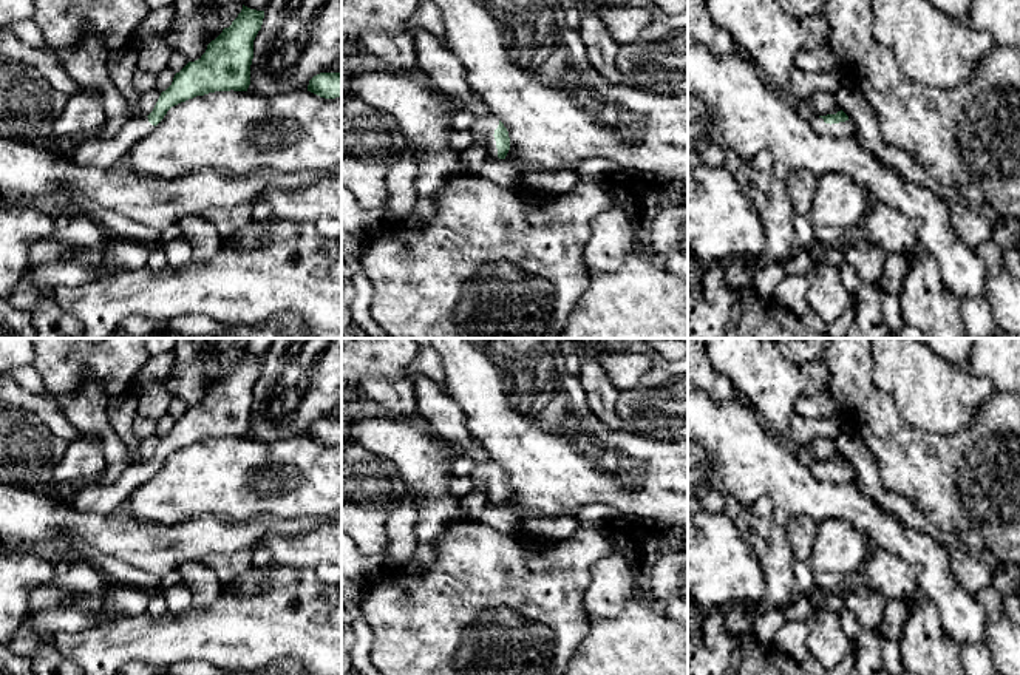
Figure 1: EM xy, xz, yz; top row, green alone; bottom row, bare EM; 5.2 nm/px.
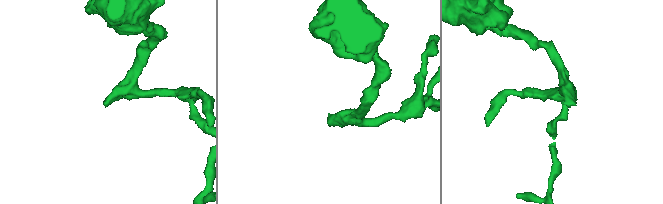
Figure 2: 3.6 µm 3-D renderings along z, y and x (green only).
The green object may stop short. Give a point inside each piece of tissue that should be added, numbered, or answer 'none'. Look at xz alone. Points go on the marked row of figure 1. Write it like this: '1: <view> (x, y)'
1: xz (482, 128)

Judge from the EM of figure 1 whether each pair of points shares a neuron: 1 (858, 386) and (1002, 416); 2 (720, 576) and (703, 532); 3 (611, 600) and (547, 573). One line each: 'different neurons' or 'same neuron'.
1: same neuron
2: same neuron
3: different neurons

